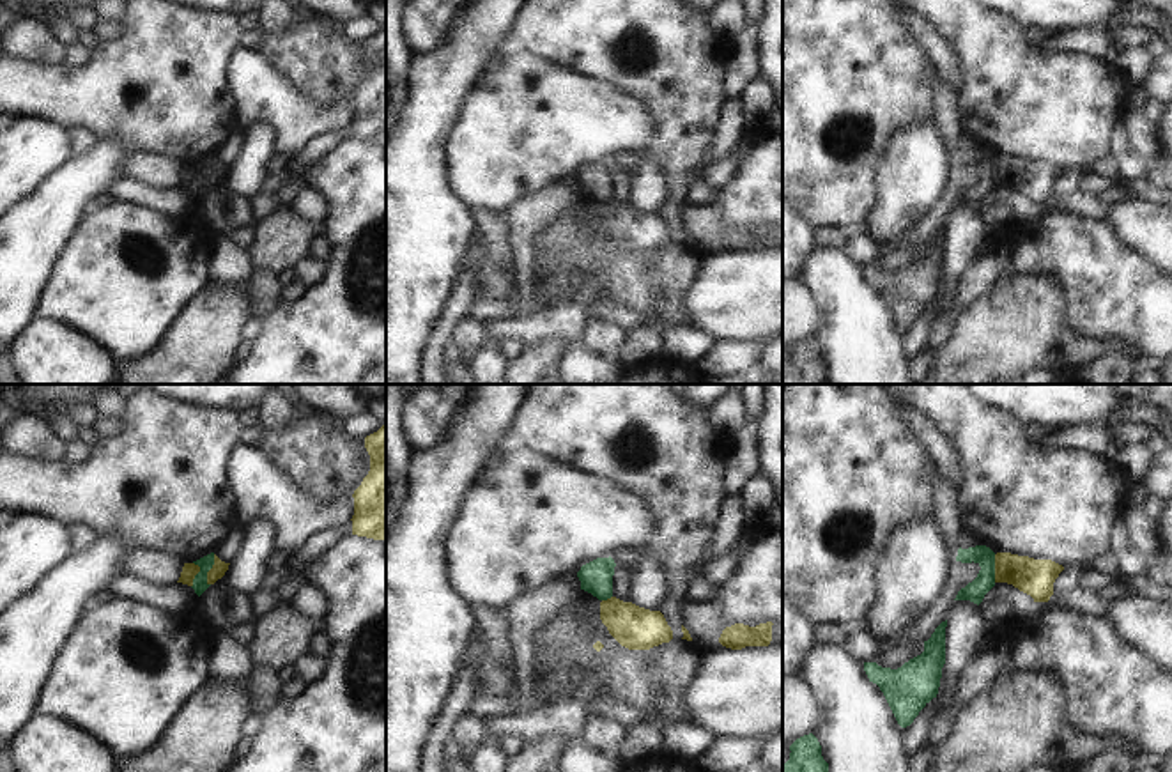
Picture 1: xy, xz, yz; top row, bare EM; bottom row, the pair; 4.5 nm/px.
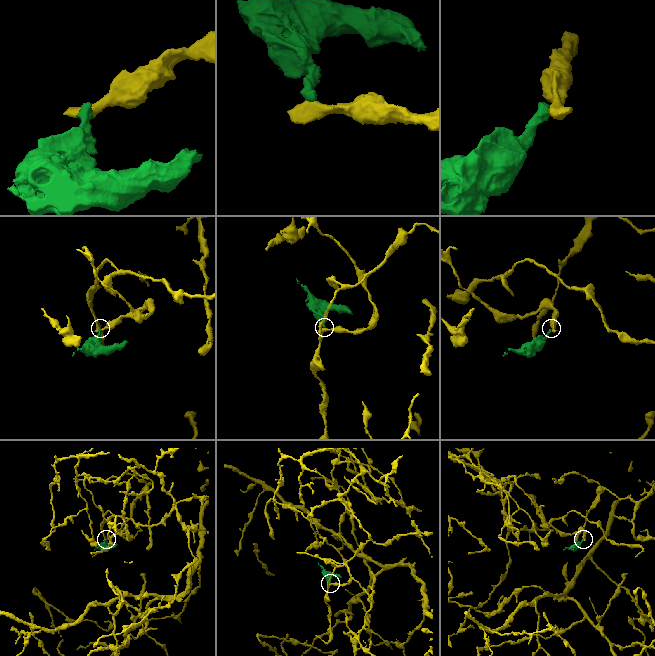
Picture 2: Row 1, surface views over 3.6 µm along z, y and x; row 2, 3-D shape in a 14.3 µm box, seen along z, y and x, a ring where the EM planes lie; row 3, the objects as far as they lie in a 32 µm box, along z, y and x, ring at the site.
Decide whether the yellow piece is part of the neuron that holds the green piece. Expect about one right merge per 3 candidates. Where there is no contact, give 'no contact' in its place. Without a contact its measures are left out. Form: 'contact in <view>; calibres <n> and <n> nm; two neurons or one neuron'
contact in xy; calibres 70 and 70 nm; two neurons

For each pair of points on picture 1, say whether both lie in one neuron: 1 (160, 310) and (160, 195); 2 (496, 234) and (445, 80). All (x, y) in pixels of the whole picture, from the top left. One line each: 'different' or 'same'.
1: different
2: different

